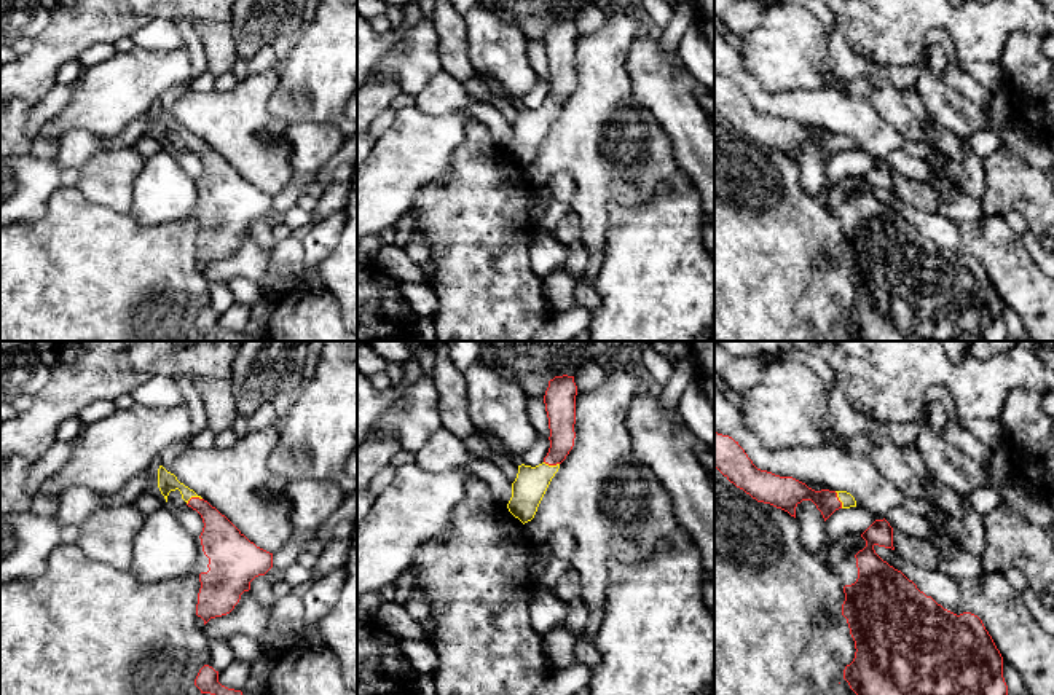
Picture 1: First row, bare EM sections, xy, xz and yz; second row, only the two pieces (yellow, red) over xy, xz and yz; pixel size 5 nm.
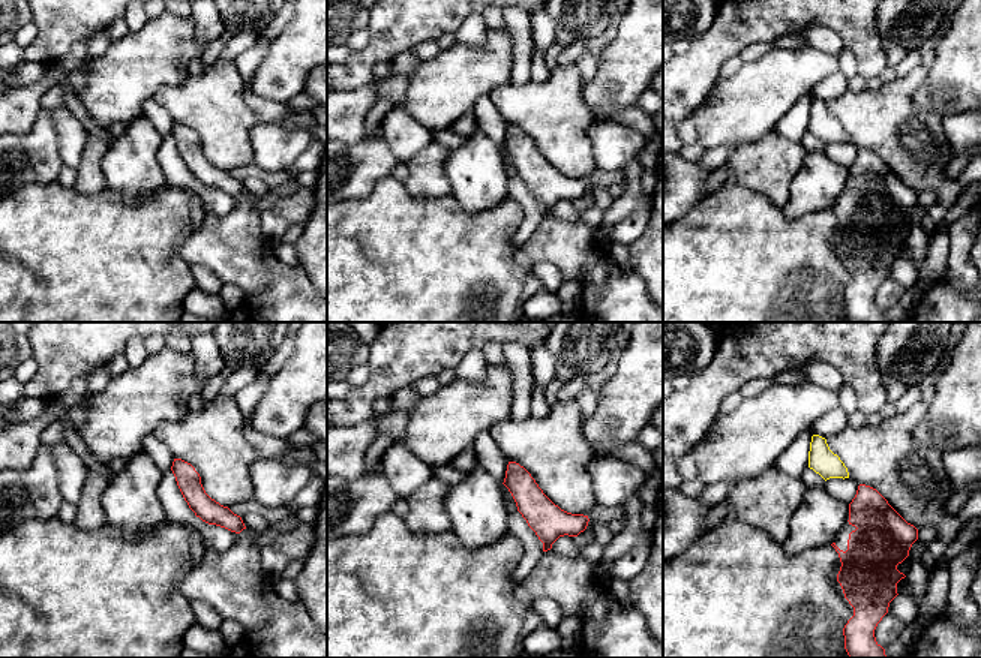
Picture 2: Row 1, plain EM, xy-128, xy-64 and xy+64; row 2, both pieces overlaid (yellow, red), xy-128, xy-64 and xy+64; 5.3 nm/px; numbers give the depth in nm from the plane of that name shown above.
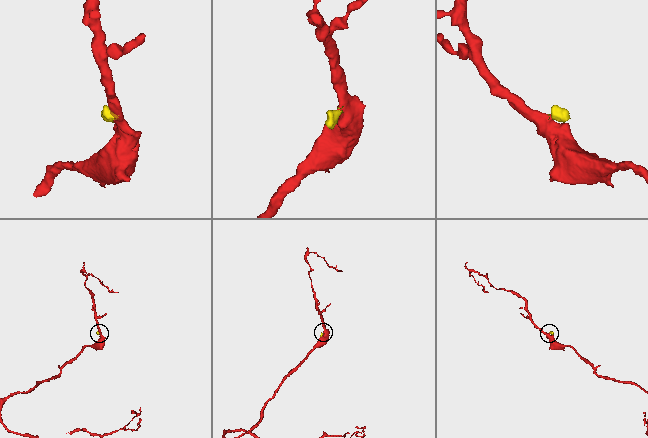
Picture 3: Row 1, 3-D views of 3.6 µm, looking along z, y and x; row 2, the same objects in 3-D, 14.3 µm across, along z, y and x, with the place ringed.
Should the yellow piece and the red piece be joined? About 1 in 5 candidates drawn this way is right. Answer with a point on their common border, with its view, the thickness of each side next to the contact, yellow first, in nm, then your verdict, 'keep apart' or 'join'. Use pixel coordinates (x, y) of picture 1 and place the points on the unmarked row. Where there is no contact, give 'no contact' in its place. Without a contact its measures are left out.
meets yellow in xy at (193, 139); 100 nm thick on the yellow side, 190 nm on the other; join

